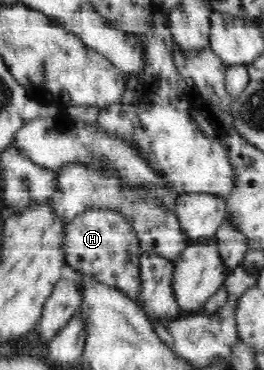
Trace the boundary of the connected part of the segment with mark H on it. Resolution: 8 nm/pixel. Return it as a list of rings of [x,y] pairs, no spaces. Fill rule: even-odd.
[[[89,211],[65,225],[64,259],[71,272],[90,274],[97,281],[137,299],[140,290],[140,251],[131,224],[111,211]]]

